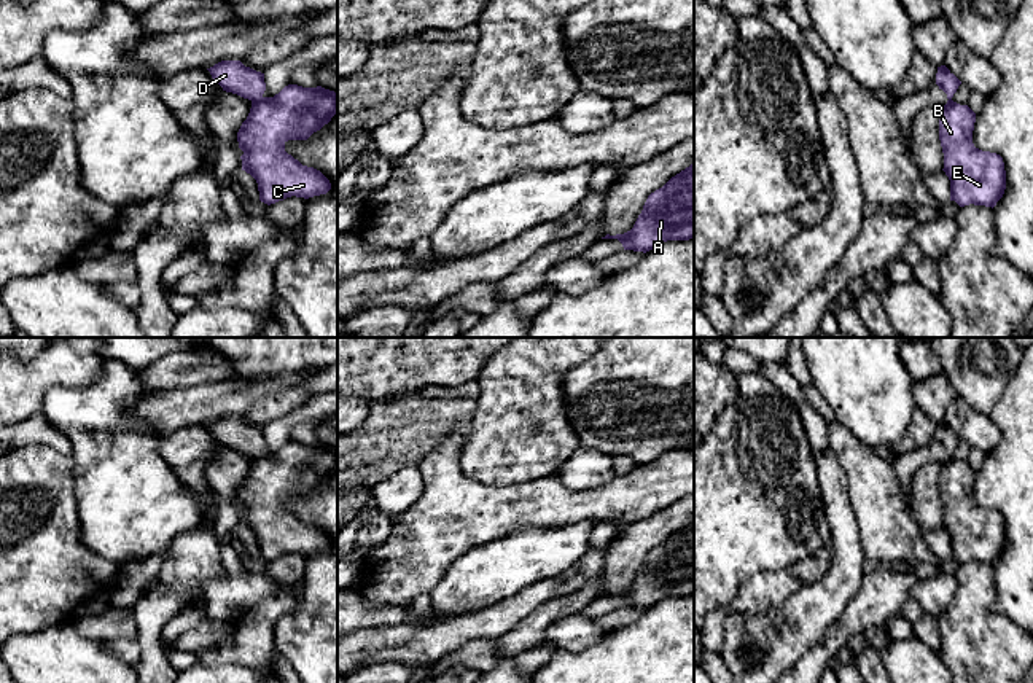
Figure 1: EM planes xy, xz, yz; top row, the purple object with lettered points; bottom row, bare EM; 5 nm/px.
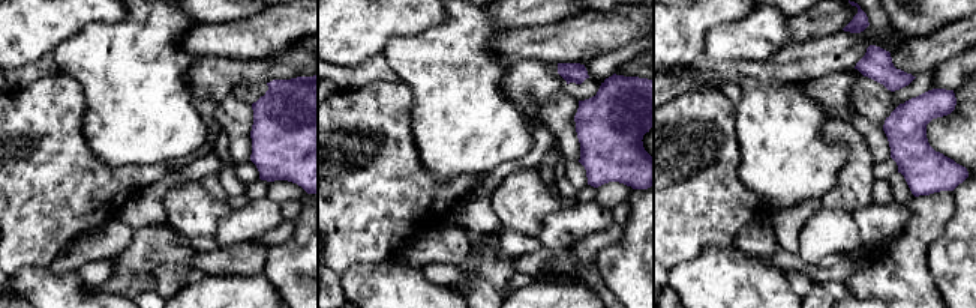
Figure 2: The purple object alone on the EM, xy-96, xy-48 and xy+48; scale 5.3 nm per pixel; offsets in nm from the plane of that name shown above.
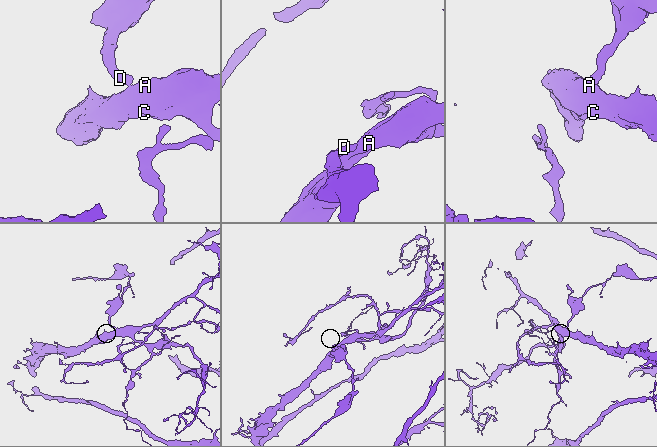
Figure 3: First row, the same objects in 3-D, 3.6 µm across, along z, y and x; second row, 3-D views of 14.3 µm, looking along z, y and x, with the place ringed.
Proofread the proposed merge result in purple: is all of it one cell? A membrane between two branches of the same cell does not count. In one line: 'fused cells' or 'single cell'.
fused cells

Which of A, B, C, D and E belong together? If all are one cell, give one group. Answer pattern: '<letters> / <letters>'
A B C E / D

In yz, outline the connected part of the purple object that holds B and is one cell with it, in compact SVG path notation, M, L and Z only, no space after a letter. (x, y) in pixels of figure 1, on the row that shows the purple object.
M952 99L939 119L939 140L944 153L944 172L950 180L950 201L960 207L974 204L995 207L1006 189L1003 158L982 151L973 143L976 113Z

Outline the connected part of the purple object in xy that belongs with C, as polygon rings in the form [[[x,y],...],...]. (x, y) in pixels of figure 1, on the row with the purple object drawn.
[[[288,84],[274,97],[251,100],[237,142],[244,151],[242,170],[256,180],[261,202],[271,205],[291,196],[309,199],[331,189],[329,180],[288,154],[285,143],[307,140],[336,113],[337,92],[322,86]]]

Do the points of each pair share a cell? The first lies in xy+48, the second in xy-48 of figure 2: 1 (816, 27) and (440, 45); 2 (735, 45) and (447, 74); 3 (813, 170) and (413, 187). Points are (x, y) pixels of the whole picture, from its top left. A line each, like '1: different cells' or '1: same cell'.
1: different cells
2: same cell
3: different cells

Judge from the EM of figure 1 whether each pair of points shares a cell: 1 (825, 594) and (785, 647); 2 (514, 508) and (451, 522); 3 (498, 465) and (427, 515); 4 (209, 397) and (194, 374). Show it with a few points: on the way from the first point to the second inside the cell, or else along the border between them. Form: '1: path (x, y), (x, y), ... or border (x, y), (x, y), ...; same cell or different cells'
1: path (815, 607), (801, 621), (801, 629), (796, 634); same cell
2: path (498, 511), (467, 513); same cell
3: border (459, 448), (459, 468), (467, 476), (513, 484); different cells
4: border (234, 376), (225, 381), (201, 382), (164, 392); different cells

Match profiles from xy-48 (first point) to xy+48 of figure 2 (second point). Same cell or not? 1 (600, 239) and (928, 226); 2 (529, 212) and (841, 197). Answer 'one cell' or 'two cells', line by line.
1: one cell
2: one cell

